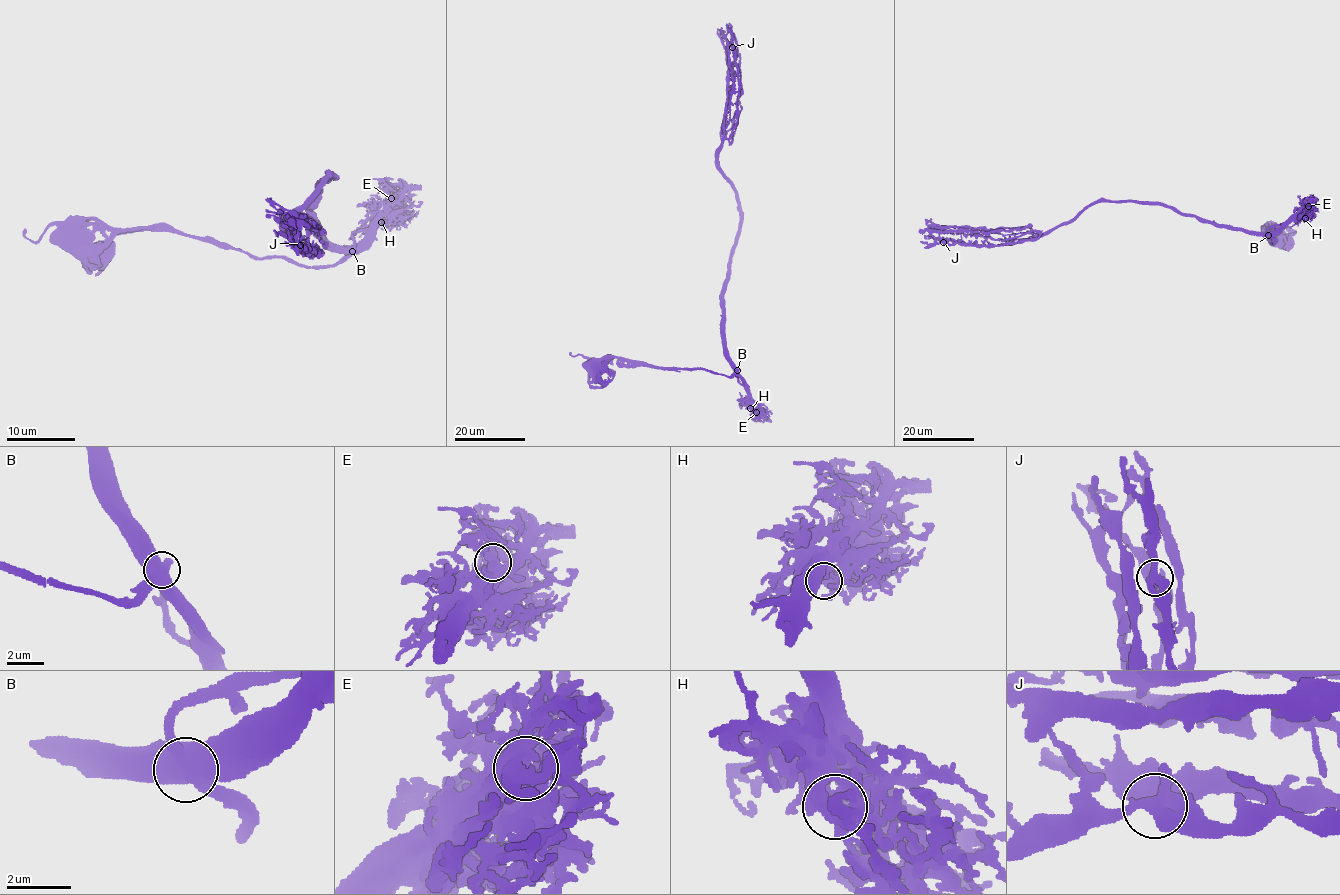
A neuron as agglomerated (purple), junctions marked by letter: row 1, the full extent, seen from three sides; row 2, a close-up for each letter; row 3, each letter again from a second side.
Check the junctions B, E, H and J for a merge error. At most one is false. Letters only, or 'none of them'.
none of them

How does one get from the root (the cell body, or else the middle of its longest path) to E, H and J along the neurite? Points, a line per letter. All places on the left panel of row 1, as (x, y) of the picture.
E: (77, 233), (86, 224), (172, 229), (208, 236), (257, 257), (328, 266), (363, 244), (375, 212), (390, 199)
H: (77, 233), (86, 224), (172, 229), (208, 236), (257, 257), (328, 266), (344, 261), (381, 223)
J: (77, 233), (172, 229), (328, 266), (347, 254), (310, 205), (333, 177), (285, 217), (318, 254), (301, 245)

